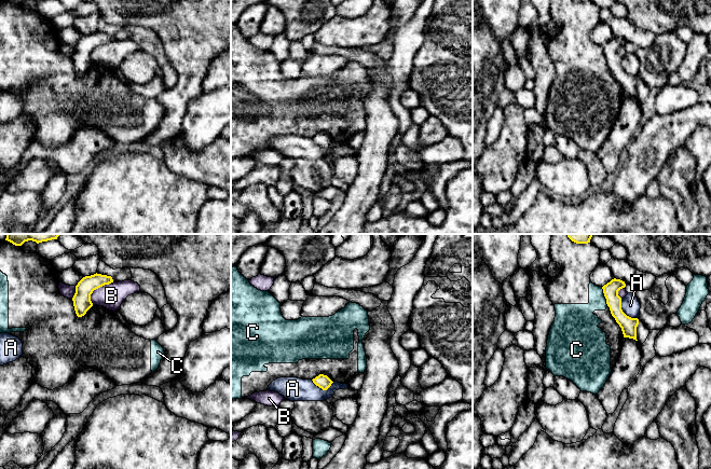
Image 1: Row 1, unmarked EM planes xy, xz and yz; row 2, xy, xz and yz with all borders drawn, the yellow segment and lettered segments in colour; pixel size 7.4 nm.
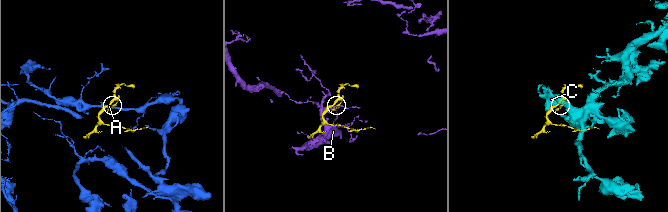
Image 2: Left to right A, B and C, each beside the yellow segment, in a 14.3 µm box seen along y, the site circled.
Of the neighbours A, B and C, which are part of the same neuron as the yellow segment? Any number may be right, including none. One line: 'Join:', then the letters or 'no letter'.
Join: no letter

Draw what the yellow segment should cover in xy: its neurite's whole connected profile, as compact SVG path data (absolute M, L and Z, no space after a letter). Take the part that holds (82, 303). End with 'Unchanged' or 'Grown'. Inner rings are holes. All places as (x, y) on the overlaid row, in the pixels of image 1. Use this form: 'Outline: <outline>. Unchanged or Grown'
Outline: M94 274L83 277L76 286L76 293L72 298L74 311L78 317L82 317L93 306L91 294L94 290L113 282L111 276Z. Unchanged

